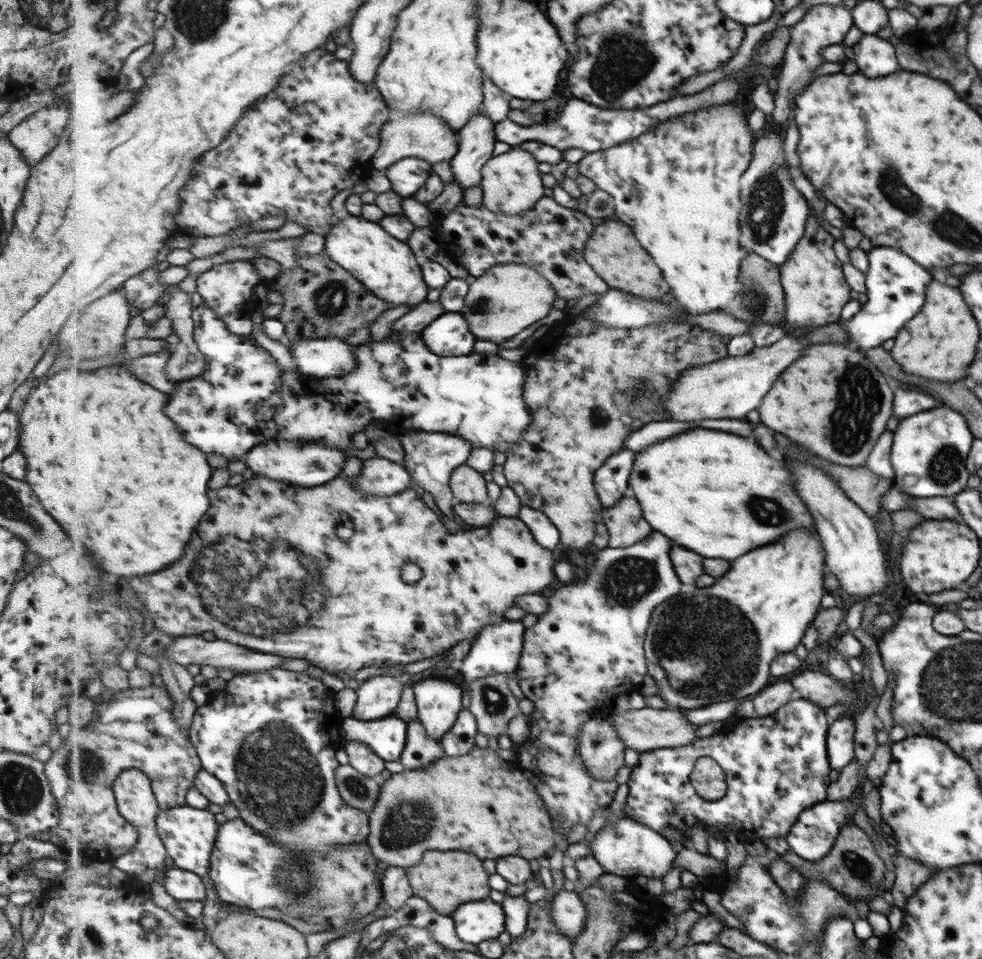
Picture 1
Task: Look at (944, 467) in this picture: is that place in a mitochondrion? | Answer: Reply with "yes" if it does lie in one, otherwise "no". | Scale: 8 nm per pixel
yes

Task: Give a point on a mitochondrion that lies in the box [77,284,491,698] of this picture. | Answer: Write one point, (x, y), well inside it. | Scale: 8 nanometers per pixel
(283, 594)

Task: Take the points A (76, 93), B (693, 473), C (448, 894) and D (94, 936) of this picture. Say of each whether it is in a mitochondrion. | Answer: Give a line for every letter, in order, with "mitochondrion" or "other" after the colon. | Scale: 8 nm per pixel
A: other
B: other
C: other
D: mitochondrion

